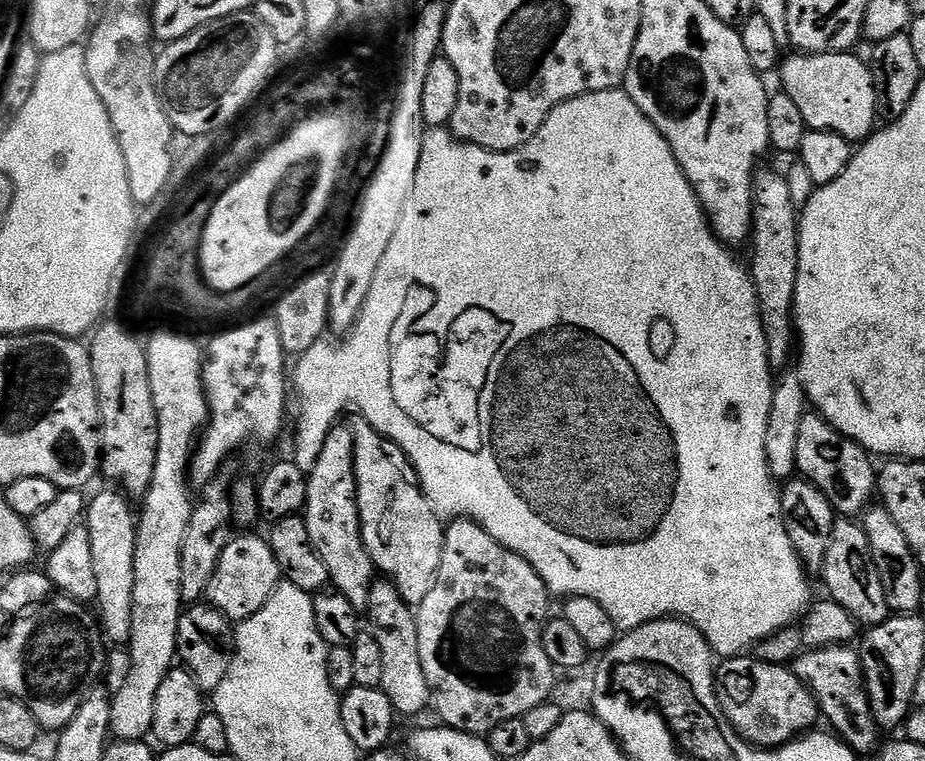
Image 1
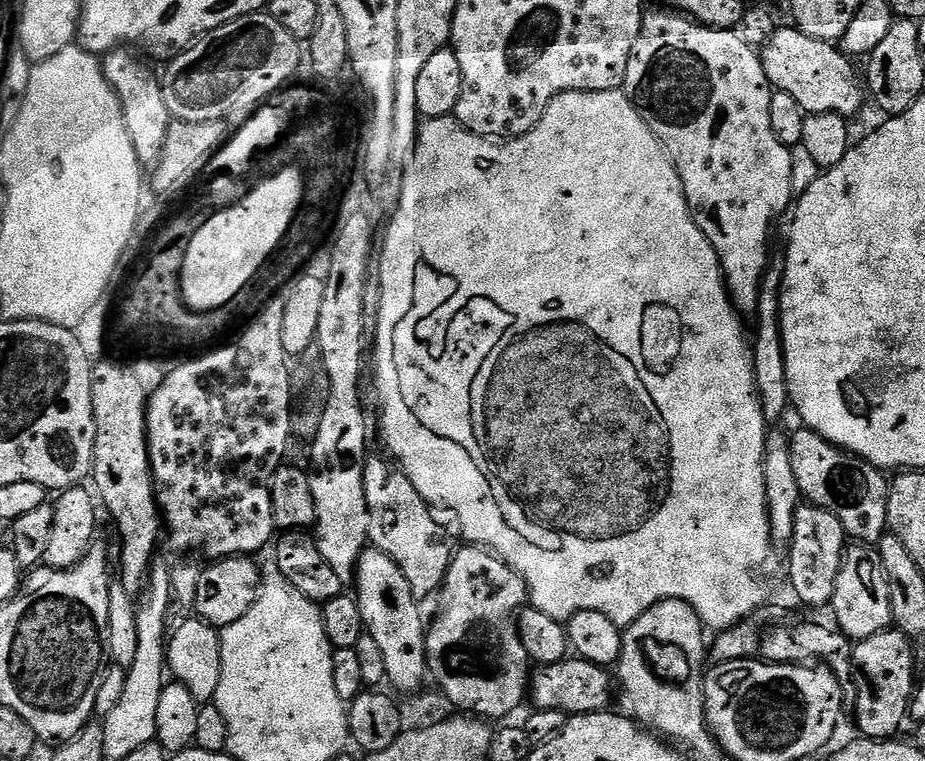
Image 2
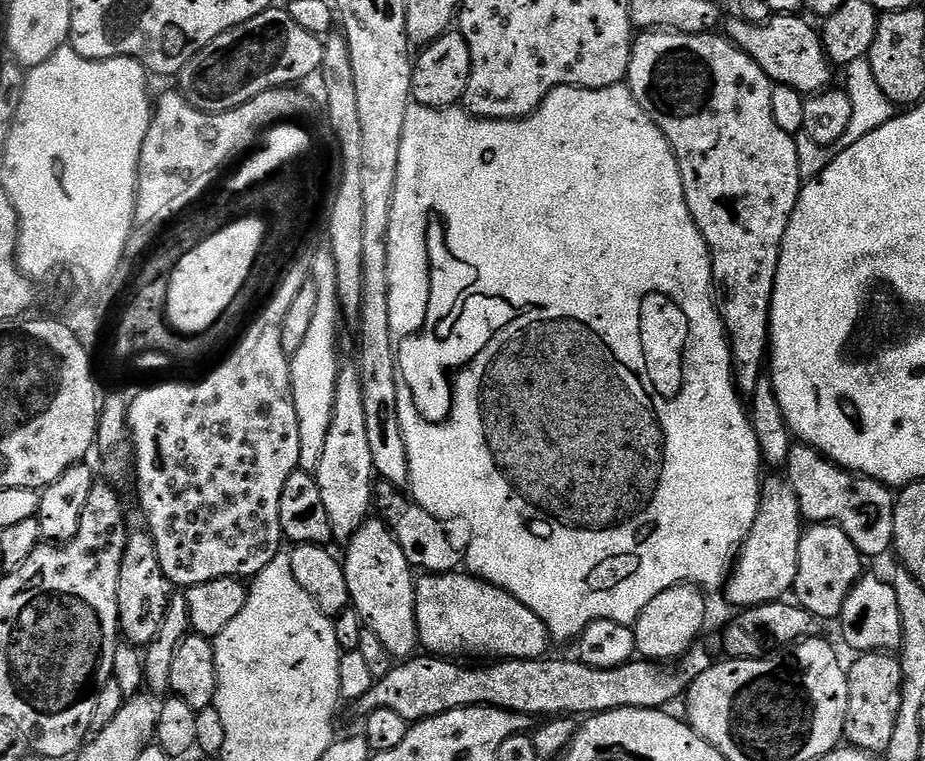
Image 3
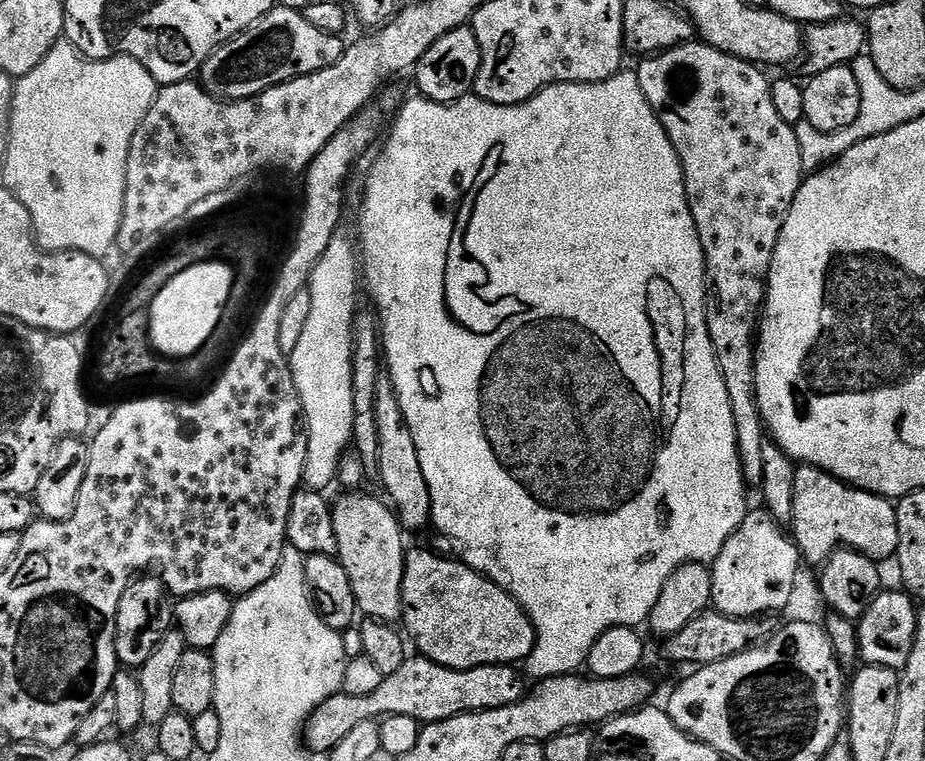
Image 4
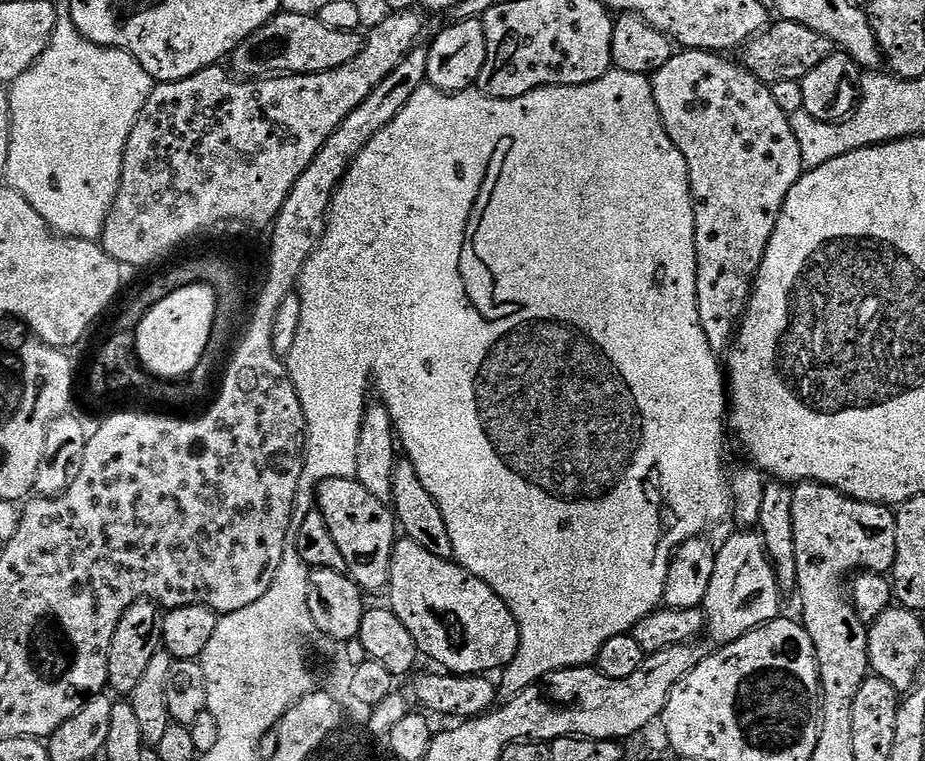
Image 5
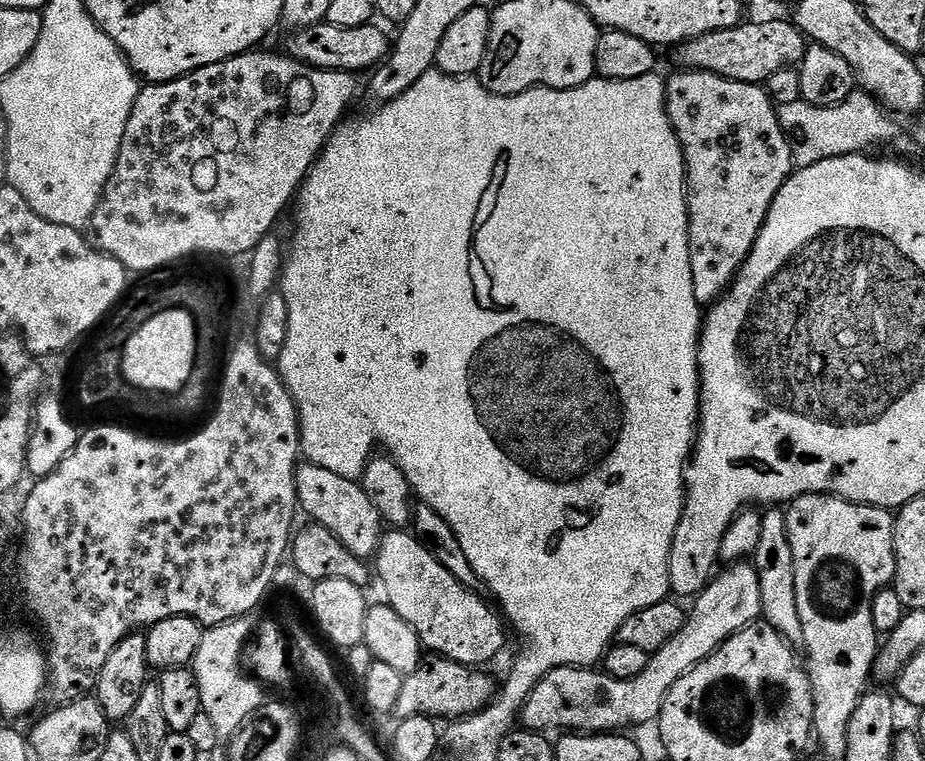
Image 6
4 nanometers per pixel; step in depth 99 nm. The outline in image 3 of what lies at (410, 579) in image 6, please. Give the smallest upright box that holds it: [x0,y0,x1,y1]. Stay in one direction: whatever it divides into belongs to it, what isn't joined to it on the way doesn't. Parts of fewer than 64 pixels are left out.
[416,570,550,660]

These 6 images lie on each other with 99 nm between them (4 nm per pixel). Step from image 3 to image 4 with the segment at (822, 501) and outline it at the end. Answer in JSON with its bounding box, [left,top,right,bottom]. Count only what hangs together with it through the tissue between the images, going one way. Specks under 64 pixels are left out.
[790,466,898,565]

